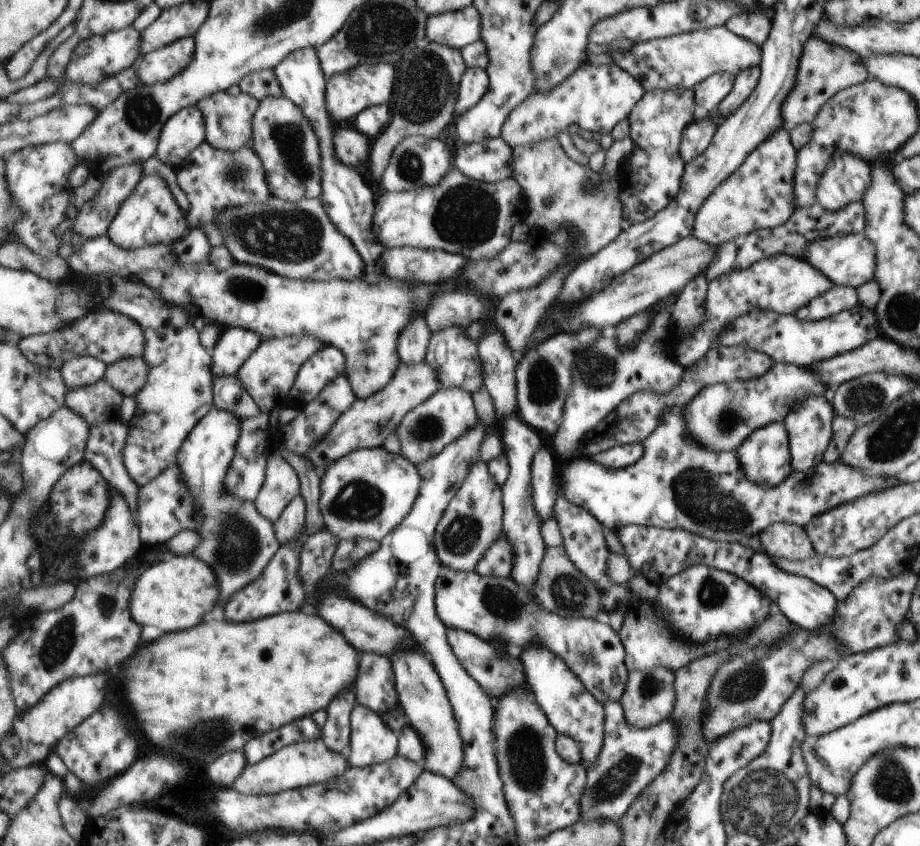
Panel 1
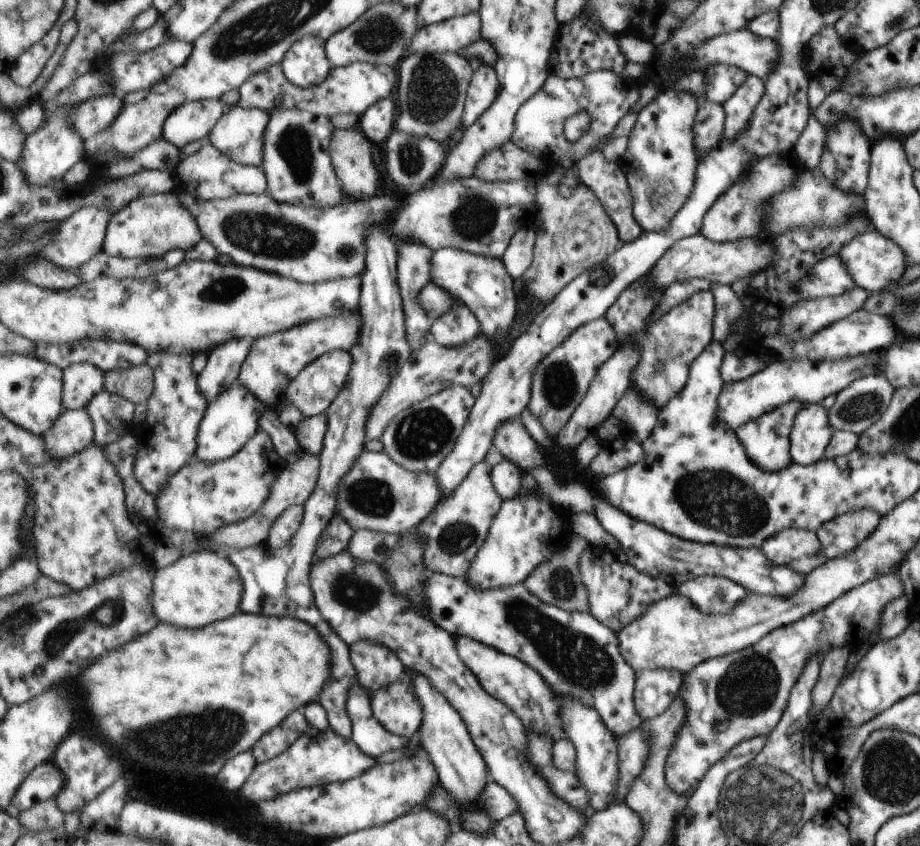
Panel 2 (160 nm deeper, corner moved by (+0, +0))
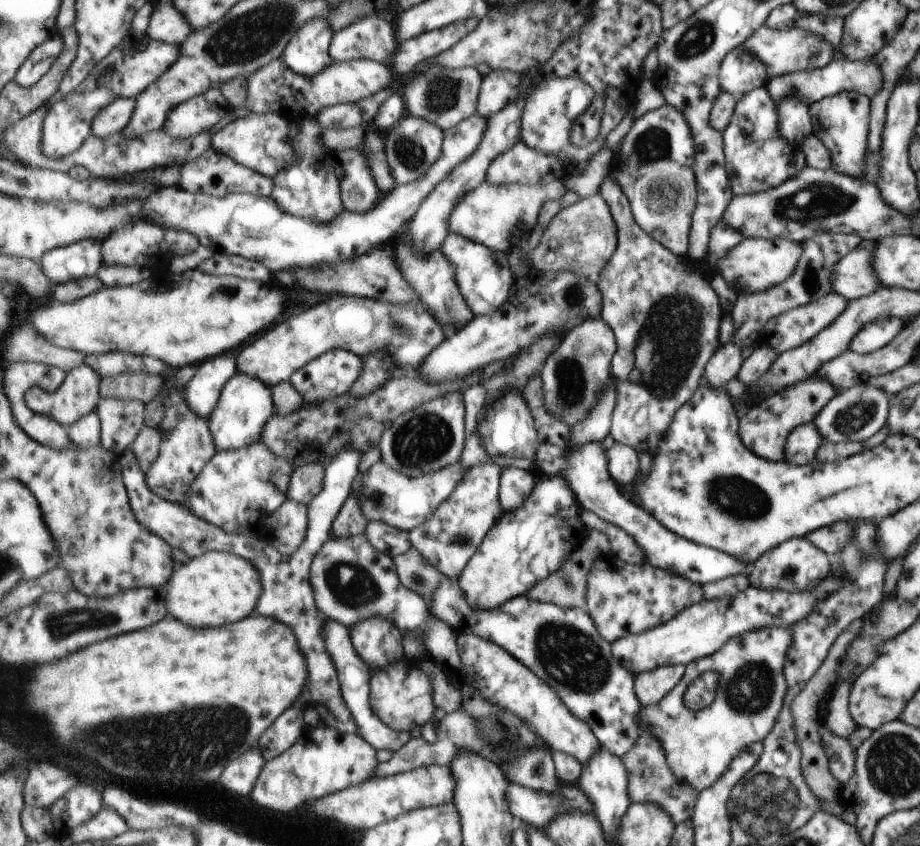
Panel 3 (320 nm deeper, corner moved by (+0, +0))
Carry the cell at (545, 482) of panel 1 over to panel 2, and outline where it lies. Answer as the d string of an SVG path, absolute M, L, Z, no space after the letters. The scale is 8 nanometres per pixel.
M519 418L505 421L494 434L494 447L522 471L543 466L543 453Z

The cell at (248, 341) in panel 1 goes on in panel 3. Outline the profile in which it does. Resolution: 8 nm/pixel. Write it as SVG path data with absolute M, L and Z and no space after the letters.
M219 355L197 366L193 380L182 388L191 410L207 422L220 399L224 384L238 373L236 359Z

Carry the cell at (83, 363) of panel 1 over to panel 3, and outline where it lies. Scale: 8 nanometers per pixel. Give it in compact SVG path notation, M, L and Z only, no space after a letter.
M87 364L74 368L66 374L67 378L63 380L63 384L53 392L42 390L38 386L31 388L25 394L25 402L35 414L49 415L51 420L56 420L65 426L71 426L98 408L100 400L103 398L101 394L103 378L99 371Z

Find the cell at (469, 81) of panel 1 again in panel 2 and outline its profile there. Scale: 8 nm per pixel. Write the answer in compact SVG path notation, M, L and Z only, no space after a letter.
M483 64L474 71L471 81L466 107L463 117L463 126L470 127L477 119L493 106L497 100L502 84L495 67Z

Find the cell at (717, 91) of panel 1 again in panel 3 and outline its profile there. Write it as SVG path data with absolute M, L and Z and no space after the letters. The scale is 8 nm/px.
M743 48L727 53L718 72L721 91L727 91L736 100L750 90L763 87L766 81L765 65Z

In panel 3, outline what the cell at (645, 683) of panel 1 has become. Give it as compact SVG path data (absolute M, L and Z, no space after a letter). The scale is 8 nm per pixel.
M682 664L662 666L646 673L636 674L634 689L641 706L657 704L684 675L685 667Z

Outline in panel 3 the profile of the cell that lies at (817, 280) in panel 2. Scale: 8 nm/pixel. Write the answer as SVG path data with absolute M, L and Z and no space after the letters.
M860 239L859 244L833 265L830 283L846 301L874 293L882 283L876 277L872 254L876 242Z

